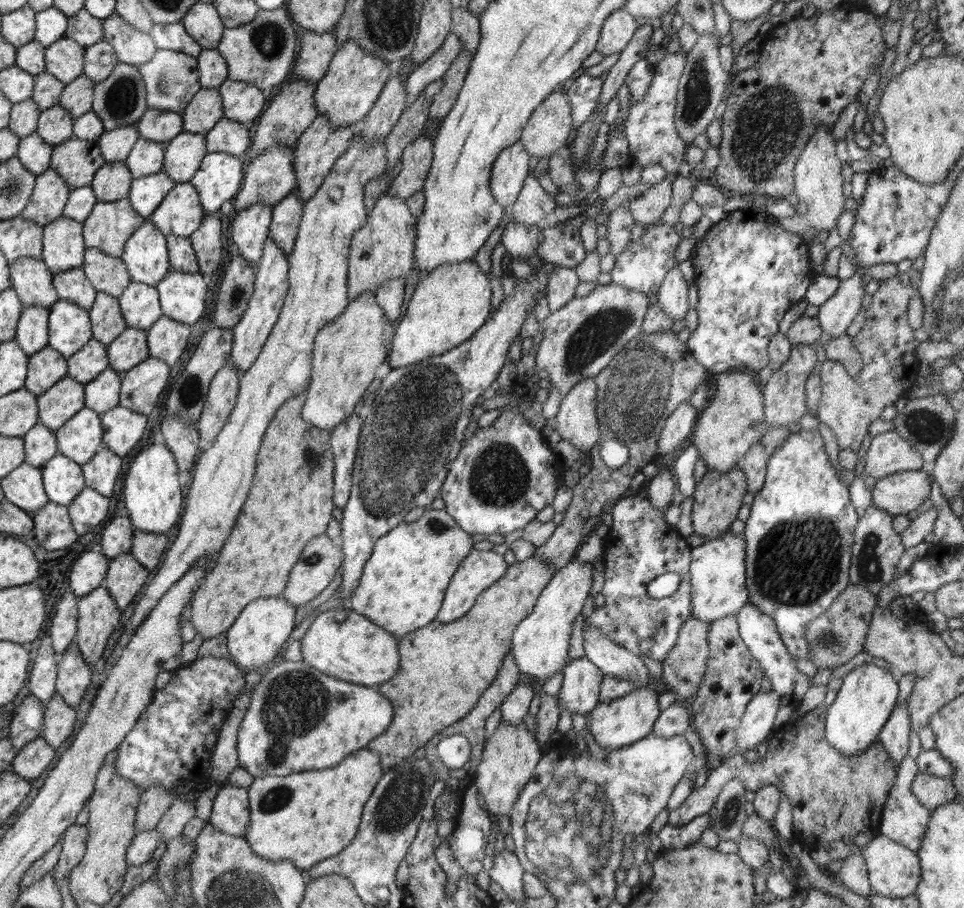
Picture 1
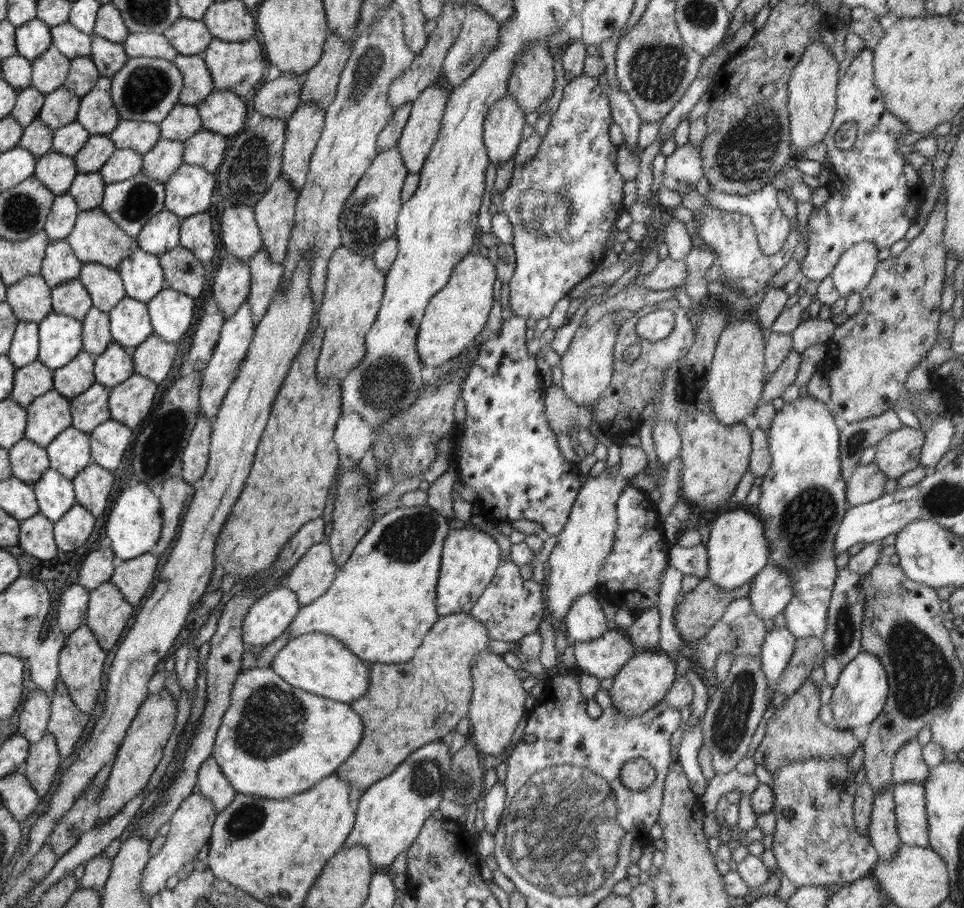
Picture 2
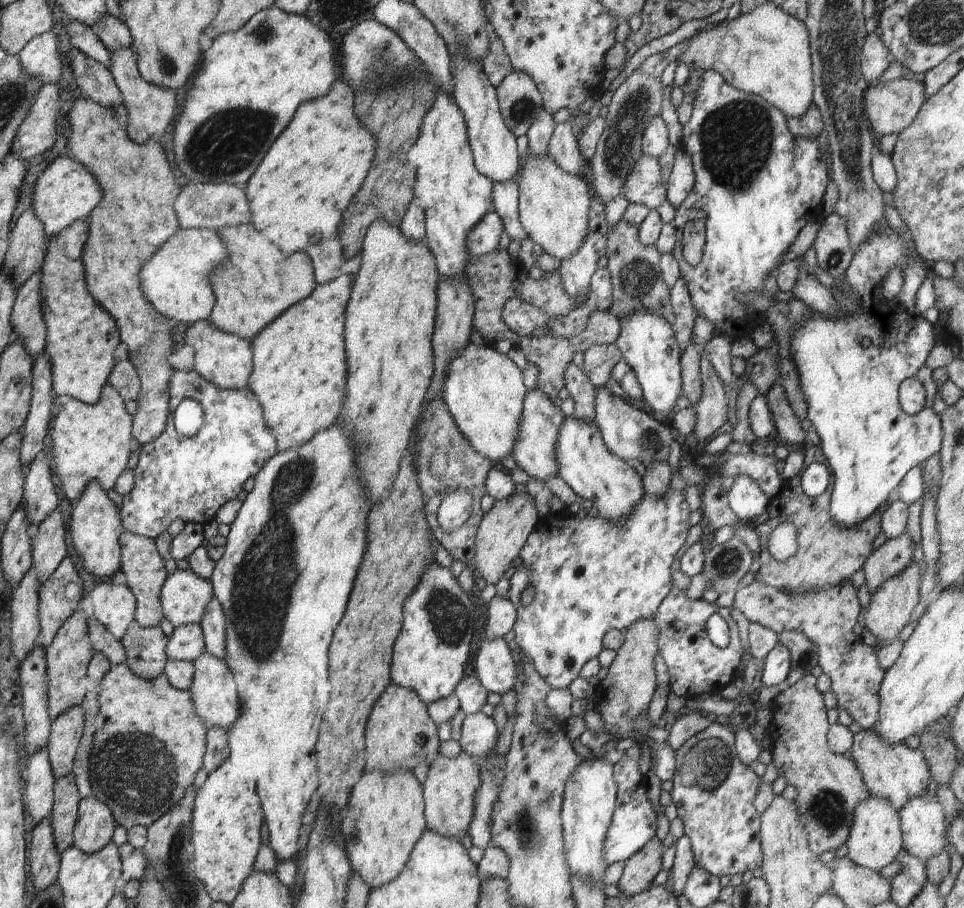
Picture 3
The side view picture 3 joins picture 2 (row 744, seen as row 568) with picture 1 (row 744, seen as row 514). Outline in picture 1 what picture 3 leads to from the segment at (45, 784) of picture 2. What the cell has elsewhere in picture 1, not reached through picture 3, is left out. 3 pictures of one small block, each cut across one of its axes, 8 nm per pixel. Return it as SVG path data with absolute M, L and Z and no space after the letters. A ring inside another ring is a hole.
M58 694L50 699L45 705L45 713L43 716L43 730L40 734L44 740L54 749L60 748L60 744L64 742L76 724L76 711L68 706L64 699Z

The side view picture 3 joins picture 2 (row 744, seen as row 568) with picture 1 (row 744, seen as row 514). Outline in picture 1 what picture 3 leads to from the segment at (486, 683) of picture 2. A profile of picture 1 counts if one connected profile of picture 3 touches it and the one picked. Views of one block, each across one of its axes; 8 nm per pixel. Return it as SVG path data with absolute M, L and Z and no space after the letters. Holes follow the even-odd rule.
M524 722L511 725L501 723L483 745L482 760L476 769L475 785L484 796L484 808L496 816L509 816L520 791L531 779L536 764L542 758L542 751L533 733L526 729Z

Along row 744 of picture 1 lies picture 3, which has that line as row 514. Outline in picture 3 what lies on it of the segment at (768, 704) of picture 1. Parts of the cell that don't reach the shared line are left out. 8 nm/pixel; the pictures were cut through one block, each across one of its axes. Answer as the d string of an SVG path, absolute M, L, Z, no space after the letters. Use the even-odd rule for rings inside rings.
M748 475L734 477L734 482L727 492L730 508L742 522L749 523L767 511L769 498Z

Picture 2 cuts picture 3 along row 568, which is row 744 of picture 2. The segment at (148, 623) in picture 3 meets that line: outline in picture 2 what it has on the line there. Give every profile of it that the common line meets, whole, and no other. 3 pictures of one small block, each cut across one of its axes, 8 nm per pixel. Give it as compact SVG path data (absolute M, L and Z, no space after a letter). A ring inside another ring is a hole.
M166 688L160 690L158 694L150 693L140 705L138 714L133 718L132 725L119 746L109 779L102 791L98 803L100 810L94 827L108 822L128 801L141 793L163 757L162 750L174 730L177 712L177 701Z

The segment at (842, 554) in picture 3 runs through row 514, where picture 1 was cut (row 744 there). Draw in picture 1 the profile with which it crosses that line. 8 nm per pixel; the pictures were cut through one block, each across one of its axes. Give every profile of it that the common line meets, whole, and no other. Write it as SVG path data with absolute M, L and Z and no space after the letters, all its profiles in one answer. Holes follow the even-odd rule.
M820 704L802 718L787 722L778 732L772 732L766 755L756 764L748 763L740 753L724 758L703 786L693 788L686 800L669 812L668 823L683 825L697 816L711 814L725 782L739 778L746 790L752 788L756 792L758 788L772 784L788 797L792 805L794 840L804 843L810 852L822 853L824 844L835 840L850 845L857 834L866 834L869 838L880 835L882 811L900 765L888 756L879 740L859 755L846 756L837 751L826 740L827 707Z

